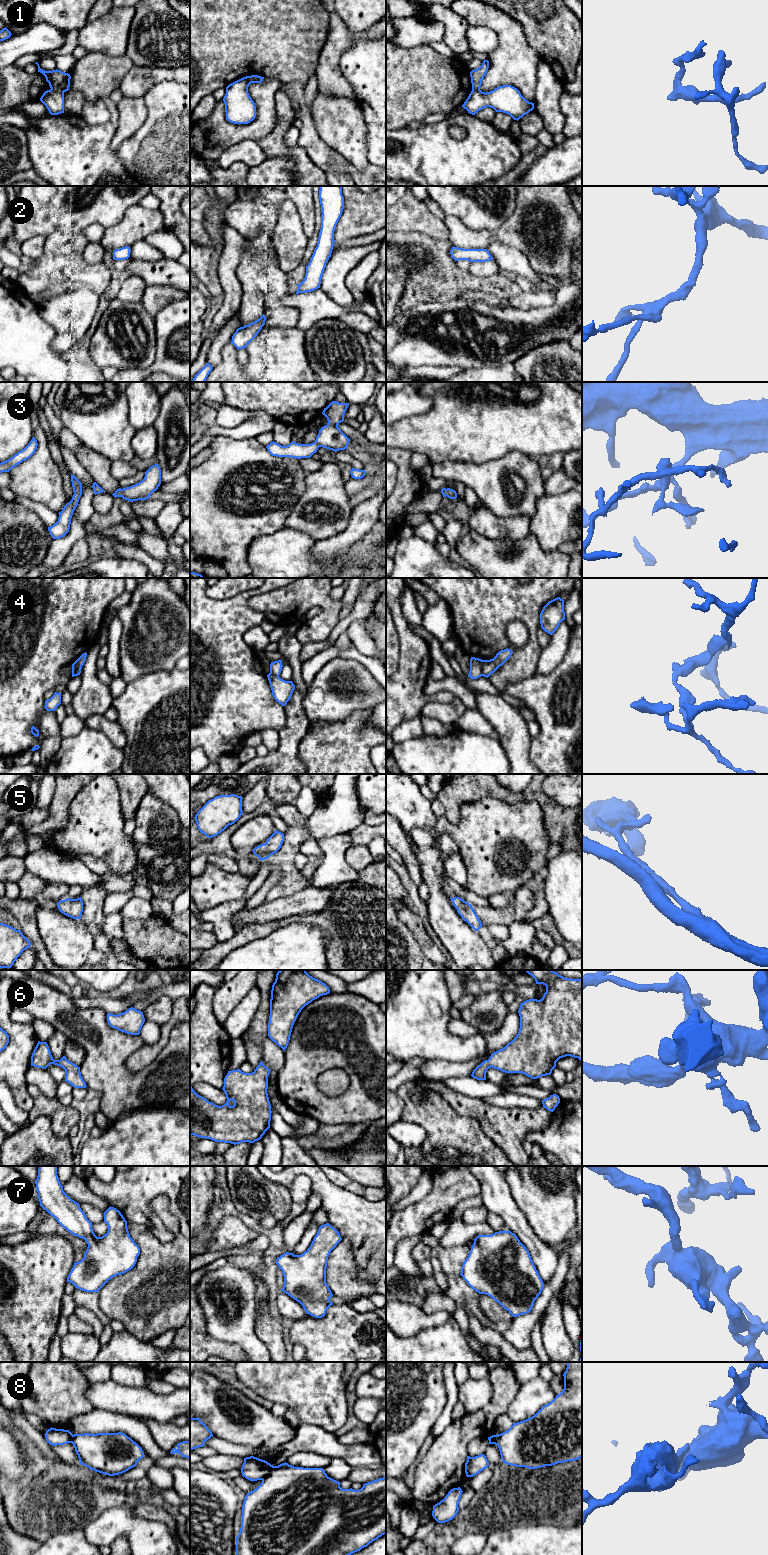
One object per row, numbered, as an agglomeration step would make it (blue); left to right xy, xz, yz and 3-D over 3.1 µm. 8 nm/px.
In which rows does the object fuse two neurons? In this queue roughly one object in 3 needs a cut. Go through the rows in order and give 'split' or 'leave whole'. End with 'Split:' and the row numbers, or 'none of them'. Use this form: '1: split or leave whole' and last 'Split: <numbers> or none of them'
1: split
2: leave whole
3: leave whole
4: split
5: leave whole
6: leave whole
7: leave whole
8: split
Split: 1, 4, 8

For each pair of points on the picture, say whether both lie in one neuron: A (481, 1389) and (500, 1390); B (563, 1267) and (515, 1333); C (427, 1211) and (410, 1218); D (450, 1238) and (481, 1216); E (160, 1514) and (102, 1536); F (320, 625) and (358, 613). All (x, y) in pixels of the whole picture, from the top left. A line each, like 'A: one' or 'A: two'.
A: two
B: one
C: one
D: two
E: two
F: two

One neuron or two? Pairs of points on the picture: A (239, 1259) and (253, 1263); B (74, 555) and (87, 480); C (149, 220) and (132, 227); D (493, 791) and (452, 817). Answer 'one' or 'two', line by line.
A: one
B: two
C: one
D: one

